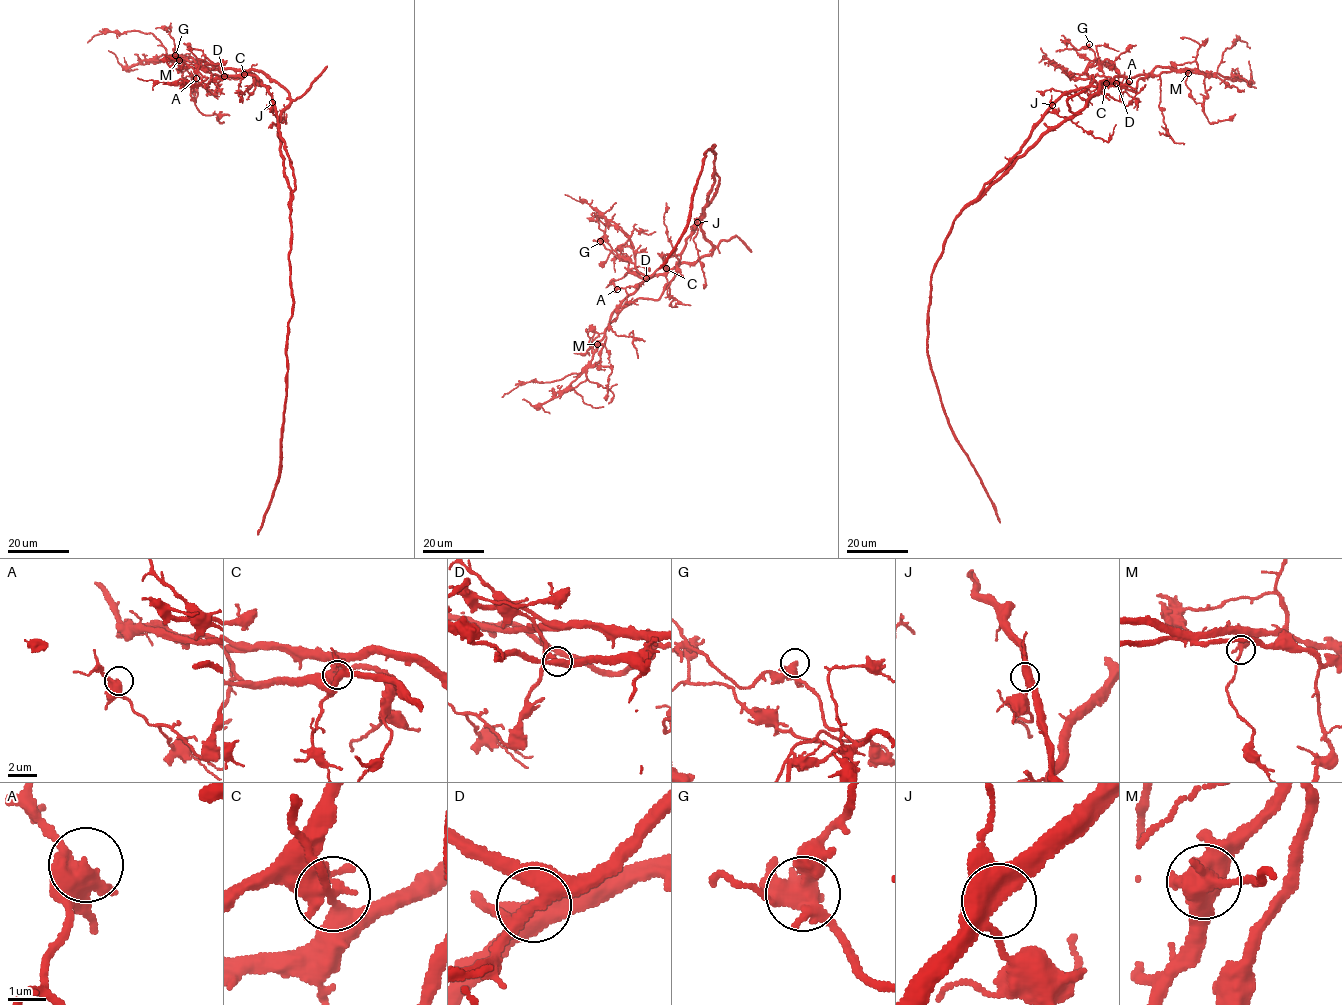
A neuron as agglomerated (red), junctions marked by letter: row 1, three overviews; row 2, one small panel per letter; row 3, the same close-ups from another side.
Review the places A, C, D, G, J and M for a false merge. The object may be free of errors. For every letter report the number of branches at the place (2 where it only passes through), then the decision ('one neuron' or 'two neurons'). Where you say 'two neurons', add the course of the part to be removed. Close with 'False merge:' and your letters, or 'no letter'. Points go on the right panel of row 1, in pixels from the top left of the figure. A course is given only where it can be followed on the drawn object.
A: branches 4; one neuron
C: branches 4; two neurons; course (1106, 83), (1117, 75), (1150, 74), (1157, 66), (1213, 73), (1223, 53), (1237, 38), (1249, 48)
D: branches 4; one neuron
G: branches 3; one neuron
J: branches 4; one neuron
M: branches 3; one neuron
False merge: C

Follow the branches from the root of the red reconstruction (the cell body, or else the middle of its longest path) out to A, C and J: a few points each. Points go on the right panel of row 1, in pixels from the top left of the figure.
A: (995, 176), (1062, 95), (1087, 87), (1093, 81), (1109, 81), (1120, 83), (1121, 98), (1129, 81)
C: (995, 176), (1062, 95), (1087, 87), (1093, 81), (1106, 83)
J: (995, 176), (1052, 105)

